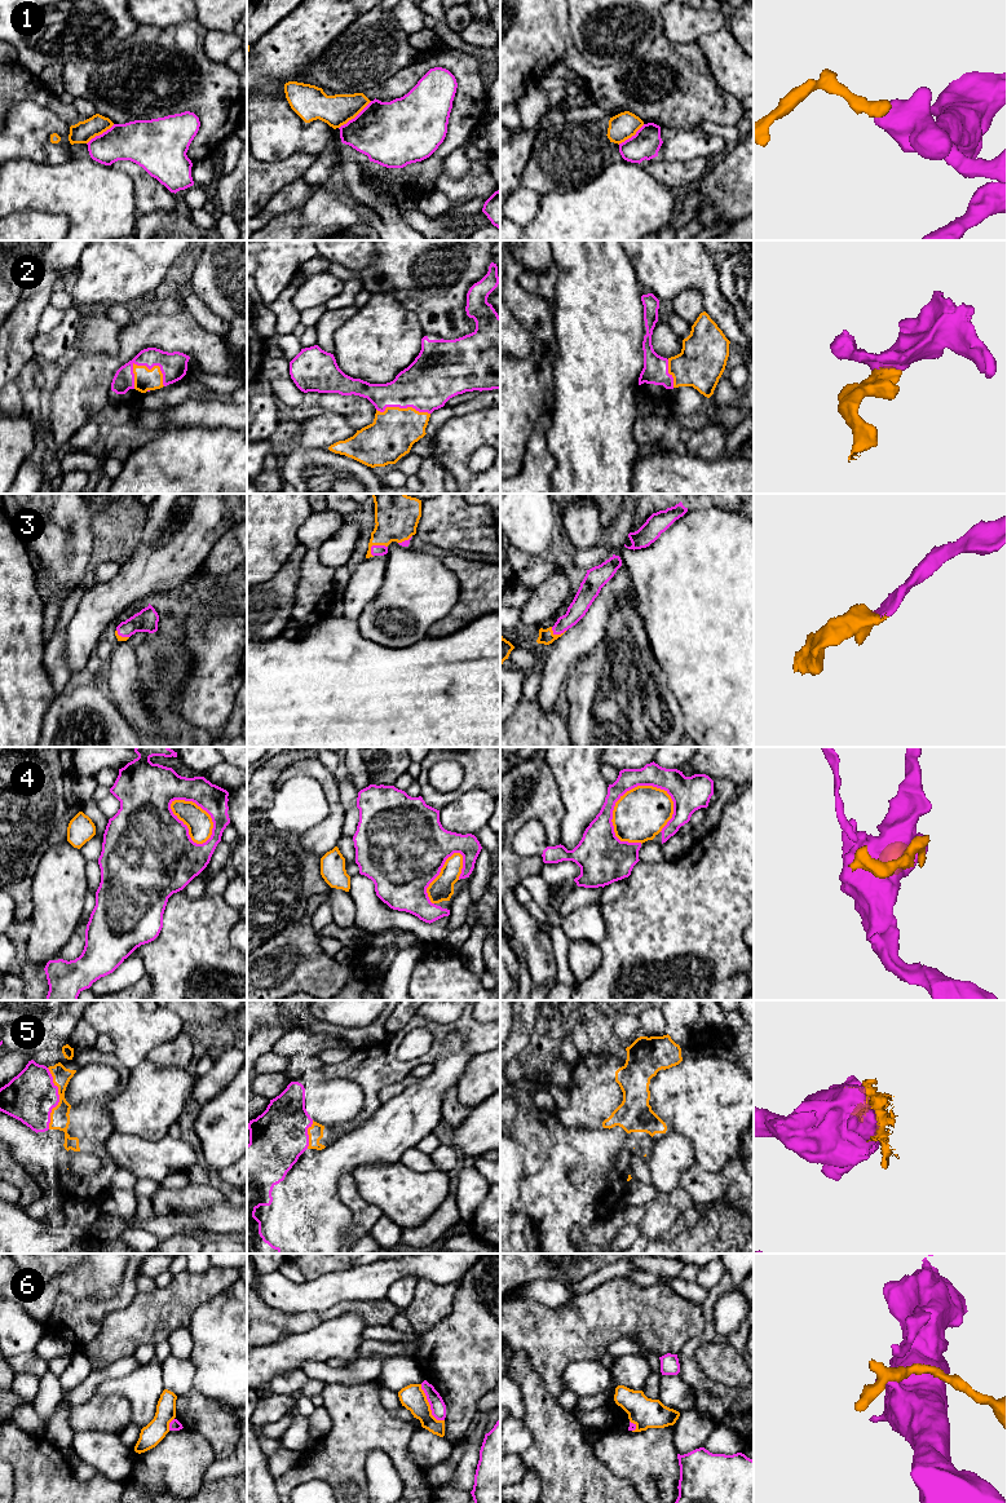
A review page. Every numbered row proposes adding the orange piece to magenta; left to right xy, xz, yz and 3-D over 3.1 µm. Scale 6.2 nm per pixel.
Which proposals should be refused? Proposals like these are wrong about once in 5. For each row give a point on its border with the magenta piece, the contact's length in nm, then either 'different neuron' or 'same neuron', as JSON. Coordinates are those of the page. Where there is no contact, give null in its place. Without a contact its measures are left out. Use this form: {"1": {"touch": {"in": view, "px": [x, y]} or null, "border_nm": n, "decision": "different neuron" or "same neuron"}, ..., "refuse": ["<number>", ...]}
{"1": {"touch": {"in": "xz", "px": [356, 116]}, "border_nm": 260, "decision": "different neuron"}, "2": {"touch": {"in": "xy", "px": [155, 365]}, "border_nm": 240, "decision": "same neuron"}, "3": {"touch": {"in": "xz", "px": [375, 546]}, "border_nm": 120, "decision": "same neuron"}, "4": {"touch": {"in": "yz", "px": [619, 798]}, "border_nm": 440, "decision": "different neuron"}, "5": {"touch": {"in": "xy", "px": [58, 1099]}, "border_nm": 380, "decision": "same neuron"}, "6": {"touch": {"in": "xz", "px": [429, 1404]}, "border_nm": 280, "decision": "different neuron"}, "refuse": ["1", "4", "6"]}

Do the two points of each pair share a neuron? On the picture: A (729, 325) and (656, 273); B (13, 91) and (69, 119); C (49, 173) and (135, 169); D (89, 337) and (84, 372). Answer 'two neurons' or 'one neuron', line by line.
A: one neuron
B: one neuron
C: two neurons
D: two neurons

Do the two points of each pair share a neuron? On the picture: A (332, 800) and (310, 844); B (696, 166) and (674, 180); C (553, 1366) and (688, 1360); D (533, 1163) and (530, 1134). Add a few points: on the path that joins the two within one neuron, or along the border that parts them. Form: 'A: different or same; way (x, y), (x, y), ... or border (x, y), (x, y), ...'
A: same; way (334, 810), (334, 821), (321, 834)
B: same; way (690, 171), (679, 175)
C: different; border (693, 1338), (676, 1353)
D: same; way (533, 1156), (533, 1141)

